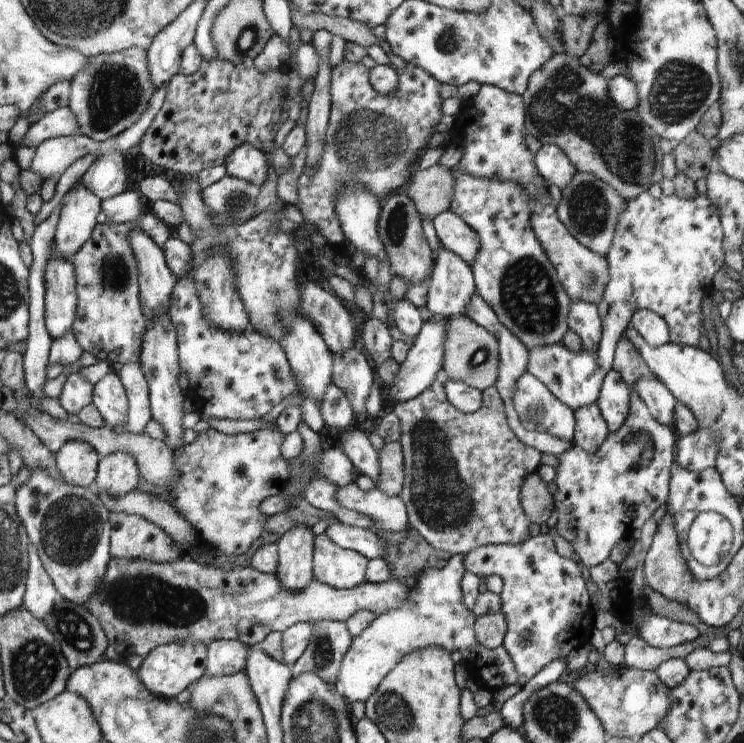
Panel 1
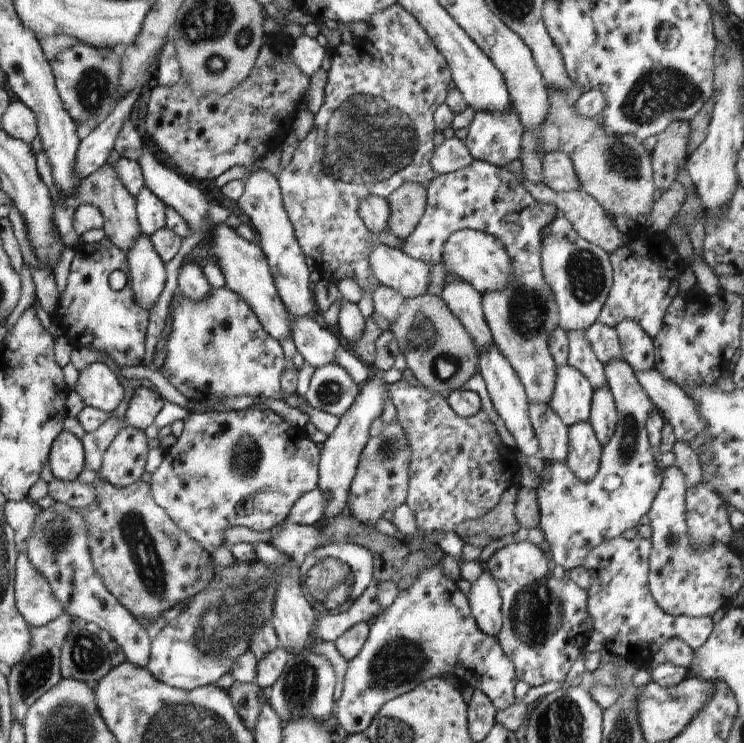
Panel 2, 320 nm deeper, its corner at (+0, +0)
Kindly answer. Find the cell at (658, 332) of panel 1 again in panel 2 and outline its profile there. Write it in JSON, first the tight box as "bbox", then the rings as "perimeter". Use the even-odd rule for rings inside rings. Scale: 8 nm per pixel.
{"bbox":[615,319,656,370],"perimeter":[[[625,319],[615,328],[620,345],[623,346],[624,361],[633,370],[650,370],[655,367],[656,346],[647,334],[646,327],[635,319]]]}

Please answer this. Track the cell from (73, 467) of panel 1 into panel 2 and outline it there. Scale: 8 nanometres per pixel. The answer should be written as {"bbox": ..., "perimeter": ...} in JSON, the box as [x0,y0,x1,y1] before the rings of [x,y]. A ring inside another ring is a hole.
{"bbox":[48,431,84,481],"perimeter":[[[65,431],[55,441],[48,464],[52,467],[52,474],[55,478],[62,481],[74,481],[74,478],[84,470],[83,444],[80,444],[80,440],[78,440],[74,434],[70,434],[70,432]]]}

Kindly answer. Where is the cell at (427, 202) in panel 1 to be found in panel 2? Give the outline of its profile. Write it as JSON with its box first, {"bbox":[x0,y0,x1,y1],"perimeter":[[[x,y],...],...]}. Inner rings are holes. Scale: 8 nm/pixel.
{"bbox":[387,182,427,240],"perimeter":[[[418,182],[405,183],[388,196],[387,200],[391,202],[391,228],[388,231],[400,240],[409,239],[426,214],[427,196],[427,187]]]}

